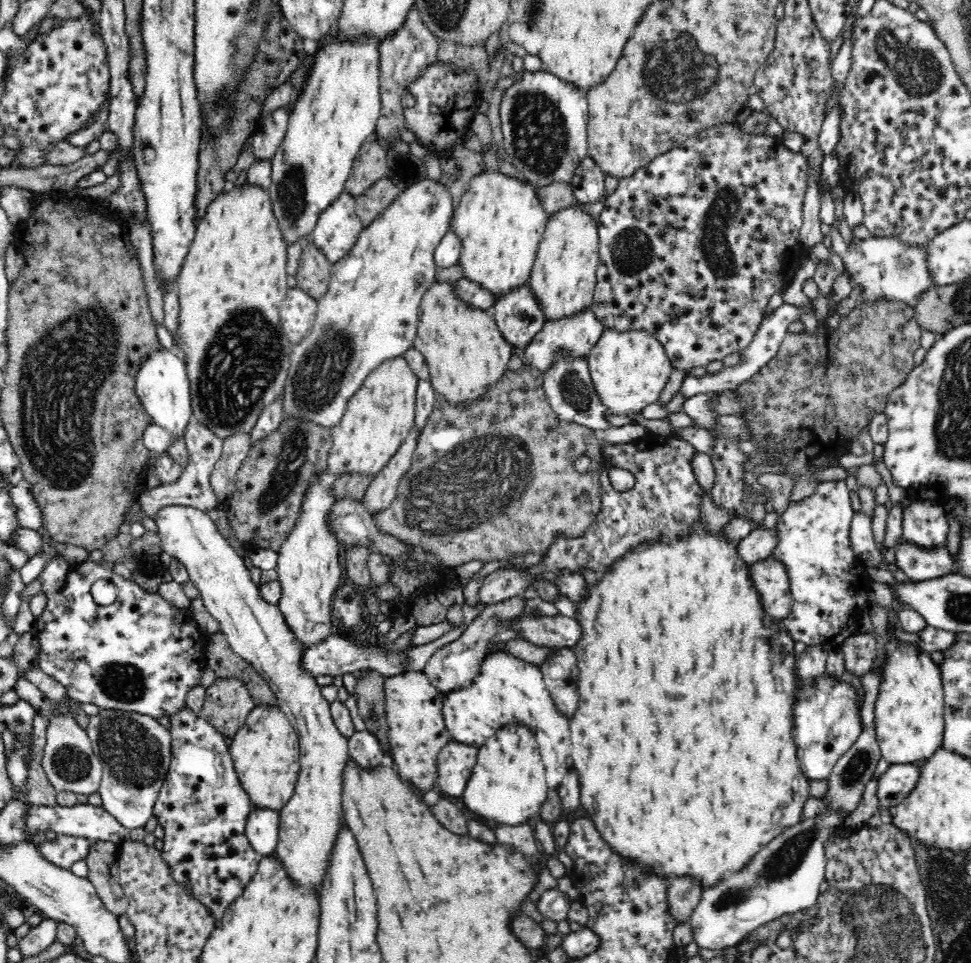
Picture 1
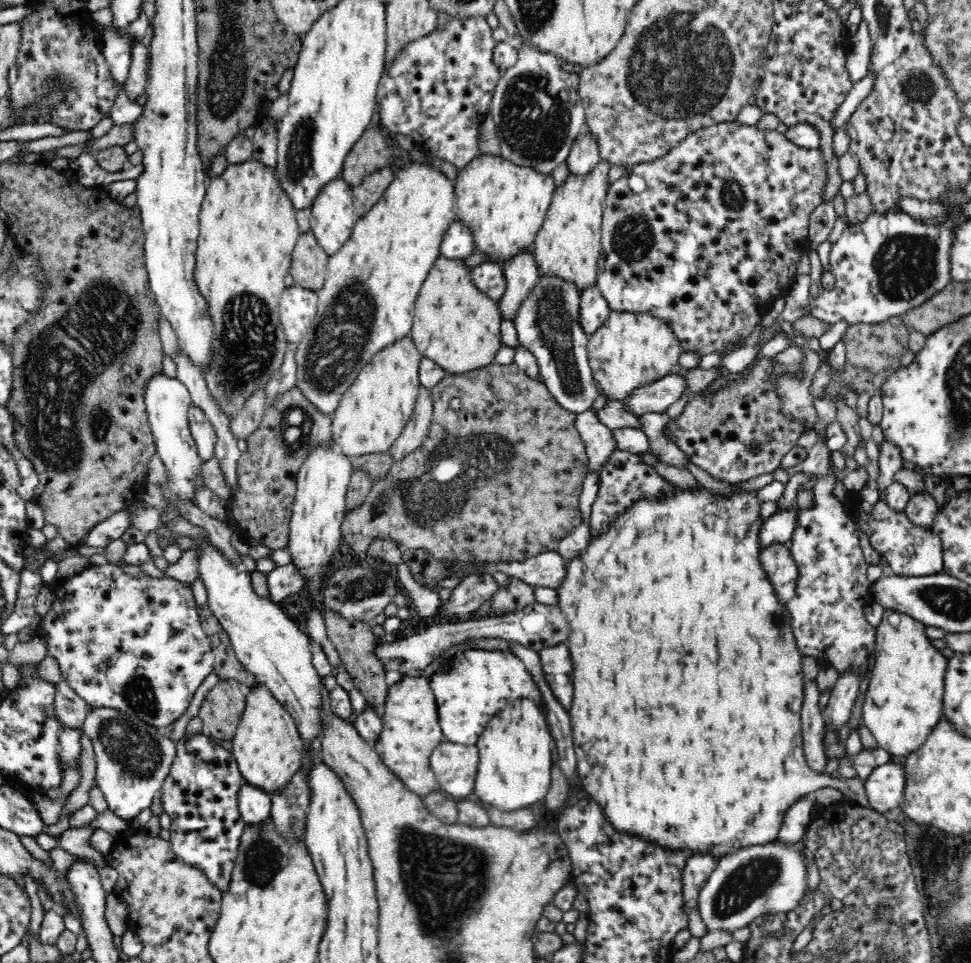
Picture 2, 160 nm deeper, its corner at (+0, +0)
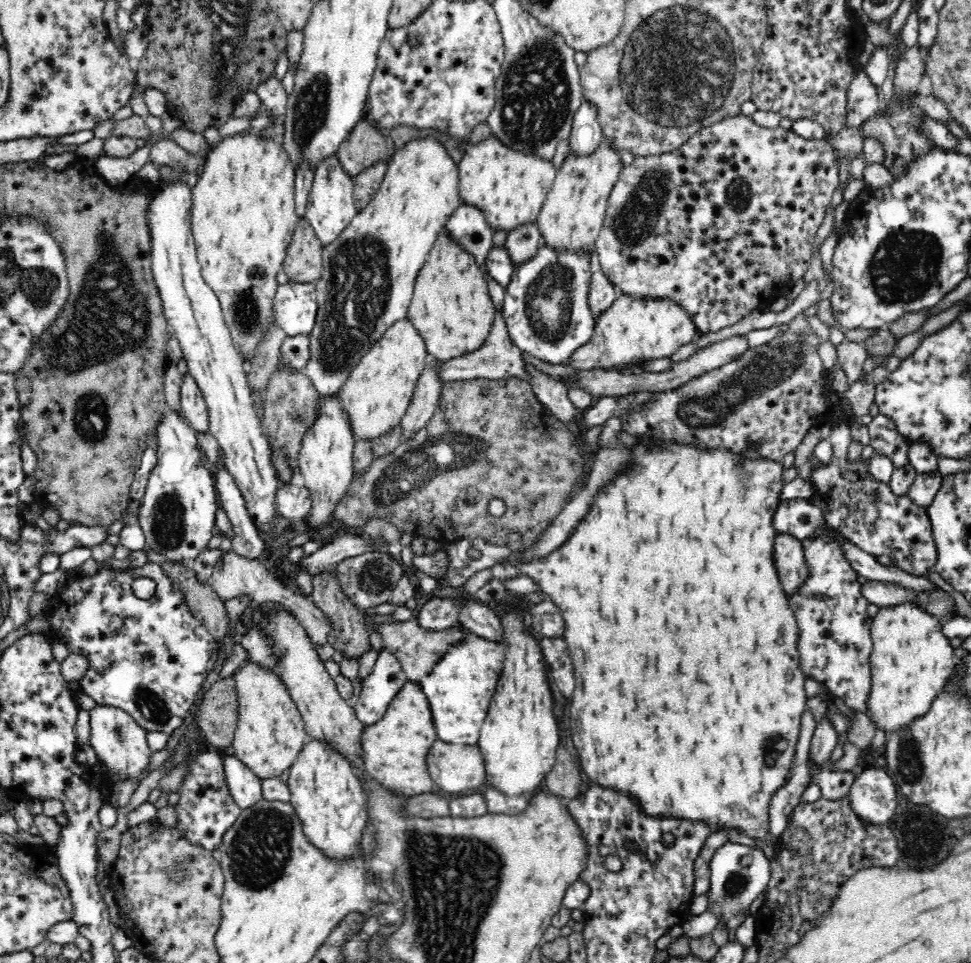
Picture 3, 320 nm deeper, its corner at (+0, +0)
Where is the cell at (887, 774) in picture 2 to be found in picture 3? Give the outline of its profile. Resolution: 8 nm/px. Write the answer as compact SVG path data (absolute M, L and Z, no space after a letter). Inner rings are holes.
M872 768L854 776L846 797L860 821L881 825L888 824L894 816L898 793L896 783L886 771Z

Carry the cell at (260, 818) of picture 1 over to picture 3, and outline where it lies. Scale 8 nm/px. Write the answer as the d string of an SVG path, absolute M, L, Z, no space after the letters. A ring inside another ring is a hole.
M230 751L223 752L222 764L230 794L239 807L246 808L263 797L262 779L236 755Z

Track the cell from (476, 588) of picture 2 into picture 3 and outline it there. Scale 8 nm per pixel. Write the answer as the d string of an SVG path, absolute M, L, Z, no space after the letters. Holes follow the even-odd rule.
M433 596L415 612L418 625L424 630L438 632L449 629L457 625L458 620L458 603L454 597Z

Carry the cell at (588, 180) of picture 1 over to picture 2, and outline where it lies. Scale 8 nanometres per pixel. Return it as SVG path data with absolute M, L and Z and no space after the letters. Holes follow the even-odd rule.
M586 125L570 146L567 158L569 172L578 176L588 174L600 160L600 149L595 134Z

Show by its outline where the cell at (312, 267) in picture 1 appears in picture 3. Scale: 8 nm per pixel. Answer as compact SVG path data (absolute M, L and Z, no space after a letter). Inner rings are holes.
M300 217L282 262L288 280L301 283L318 280L322 274L322 246L312 225Z

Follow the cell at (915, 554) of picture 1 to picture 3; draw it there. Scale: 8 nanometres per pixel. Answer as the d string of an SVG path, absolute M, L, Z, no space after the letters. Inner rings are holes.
M841 421L830 425L834 427L829 437L833 451L832 459L828 464L822 463L817 467L812 467L810 481L808 481L814 489L812 501L824 513L824 518L831 528L838 530L864 552L876 558L886 555L890 558L890 564L908 574L927 575L928 570L932 569L937 562L936 543L930 519L927 516L927 507L918 506L907 495L894 494L888 483L875 480L868 470L868 462L862 460L862 456L851 462L848 459L848 450L853 441L850 426Z

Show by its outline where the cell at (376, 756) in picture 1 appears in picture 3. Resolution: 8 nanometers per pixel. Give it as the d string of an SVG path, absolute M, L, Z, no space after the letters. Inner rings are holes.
M380 650L370 674L363 679L360 697L353 703L360 722L378 722L400 688L408 682L400 661L392 653Z

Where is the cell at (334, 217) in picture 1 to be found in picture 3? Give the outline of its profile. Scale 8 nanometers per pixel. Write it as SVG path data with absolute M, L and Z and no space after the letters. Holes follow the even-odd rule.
M336 154L324 156L324 160L316 164L304 218L312 225L318 240L324 245L337 238L358 212L360 210L357 209L354 200L353 177L344 170Z

